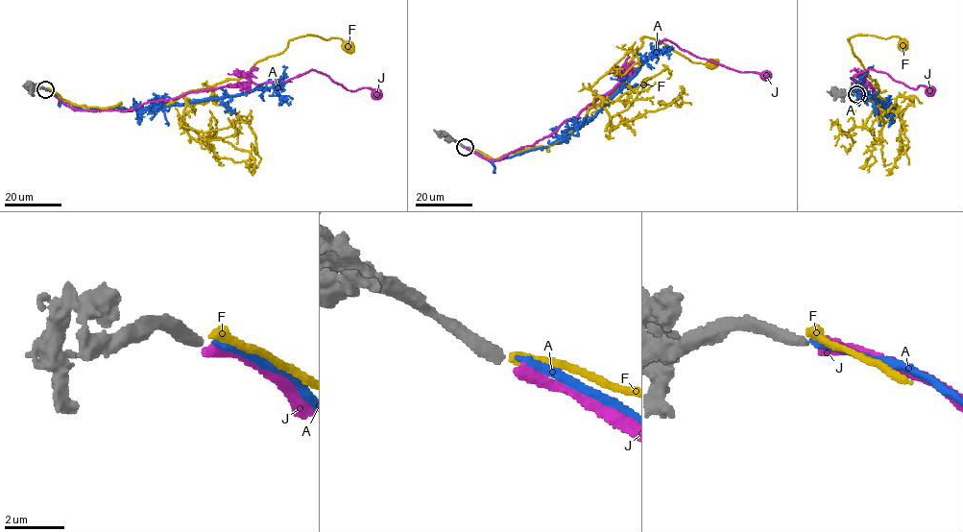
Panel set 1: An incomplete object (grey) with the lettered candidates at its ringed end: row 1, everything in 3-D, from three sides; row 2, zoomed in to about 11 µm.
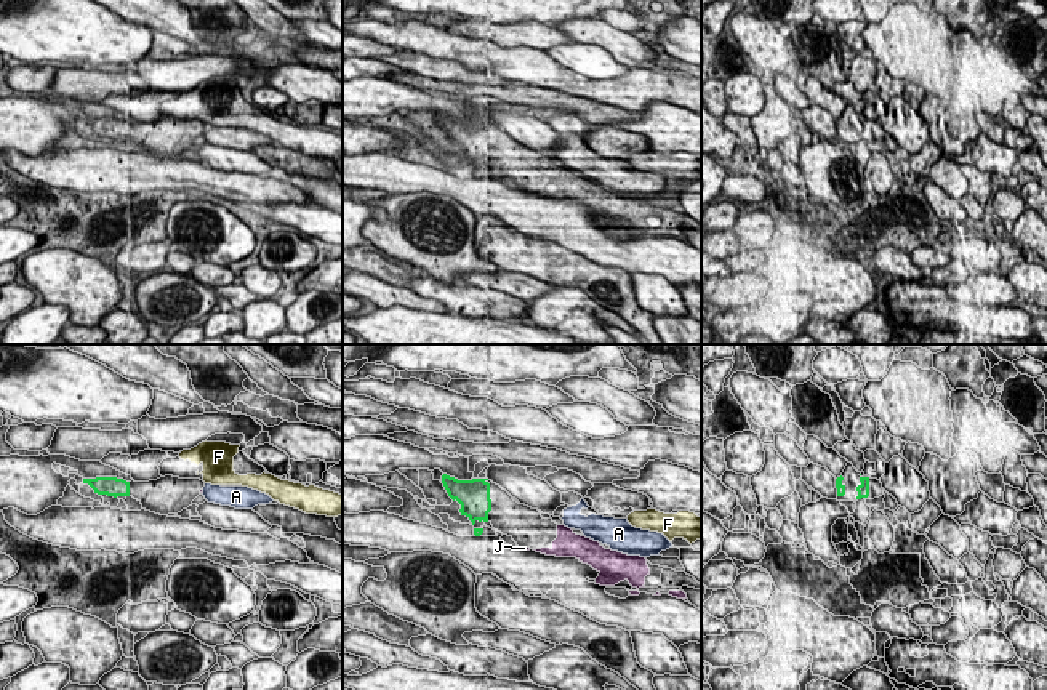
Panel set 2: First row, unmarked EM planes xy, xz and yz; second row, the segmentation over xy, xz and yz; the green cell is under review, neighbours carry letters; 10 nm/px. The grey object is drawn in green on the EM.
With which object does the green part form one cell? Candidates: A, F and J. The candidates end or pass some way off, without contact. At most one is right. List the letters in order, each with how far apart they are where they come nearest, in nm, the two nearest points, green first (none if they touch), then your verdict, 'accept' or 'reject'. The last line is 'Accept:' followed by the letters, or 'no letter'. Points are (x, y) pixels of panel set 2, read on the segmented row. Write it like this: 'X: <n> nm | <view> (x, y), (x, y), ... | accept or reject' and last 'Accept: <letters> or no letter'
A: 700 nm | xz (490, 509), (562, 517) | reject
F: 550 nm | xy (128, 482), (180, 457) | reject
J: 440 nm | xz (482, 532), (524, 548) | accept
Accept: J

